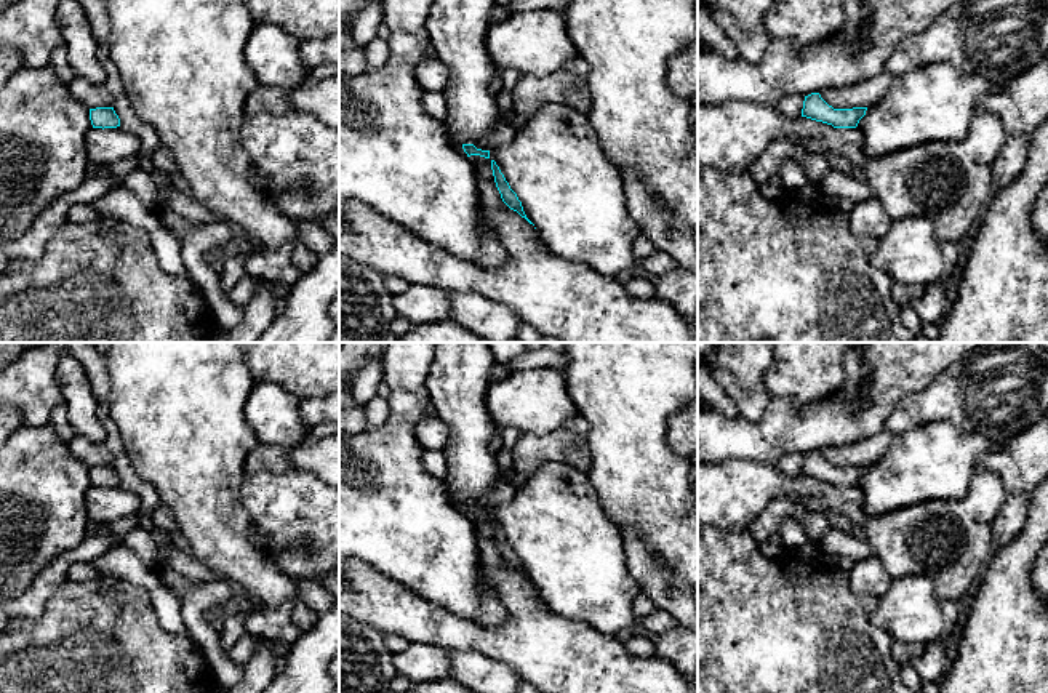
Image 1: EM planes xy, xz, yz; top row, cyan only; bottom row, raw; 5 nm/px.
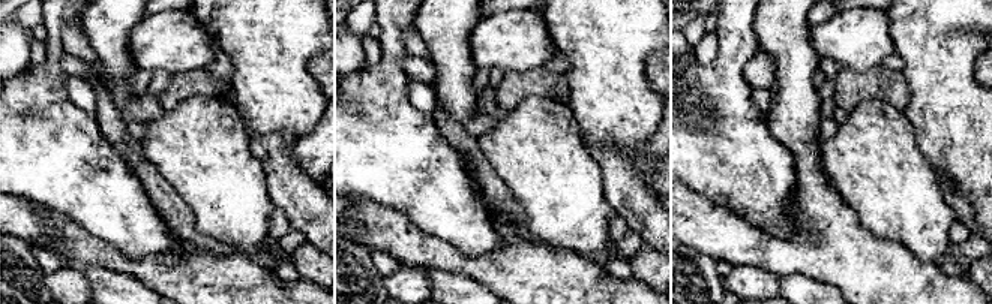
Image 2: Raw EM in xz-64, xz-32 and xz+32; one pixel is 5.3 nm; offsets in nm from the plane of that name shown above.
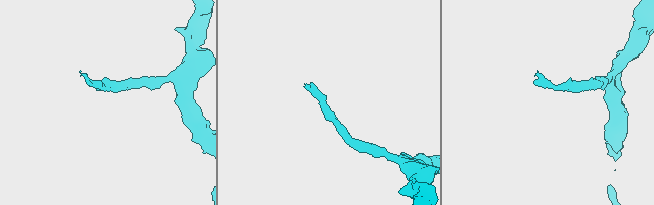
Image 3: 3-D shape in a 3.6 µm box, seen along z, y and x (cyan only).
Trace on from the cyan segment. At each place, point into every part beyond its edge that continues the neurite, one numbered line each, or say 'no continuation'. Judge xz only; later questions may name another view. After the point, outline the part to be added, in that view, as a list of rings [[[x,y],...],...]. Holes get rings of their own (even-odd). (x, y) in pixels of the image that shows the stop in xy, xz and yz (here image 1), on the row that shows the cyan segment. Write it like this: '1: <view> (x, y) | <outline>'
no continuation

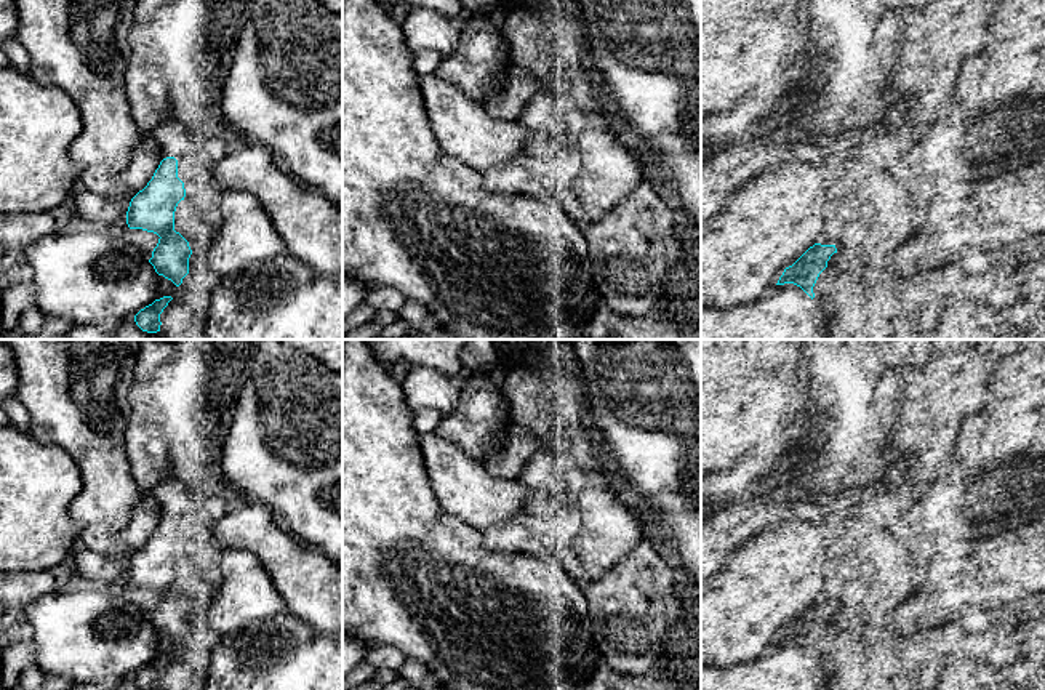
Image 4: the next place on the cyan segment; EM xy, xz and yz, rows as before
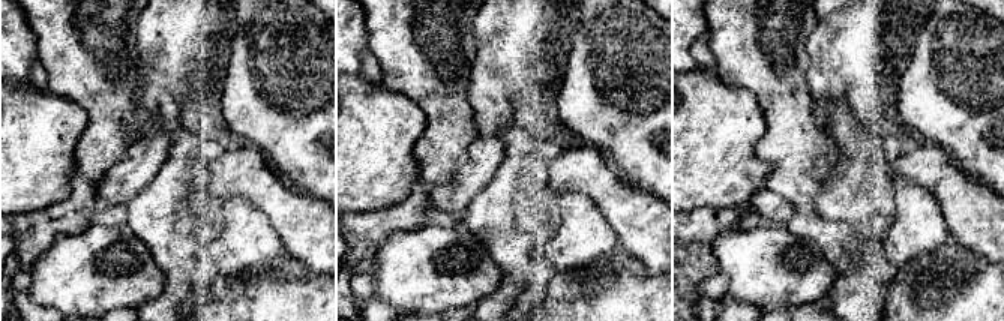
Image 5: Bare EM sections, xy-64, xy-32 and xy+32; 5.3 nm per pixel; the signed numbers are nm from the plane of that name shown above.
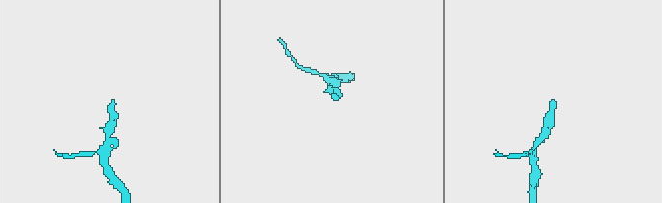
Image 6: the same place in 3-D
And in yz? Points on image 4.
no continuation

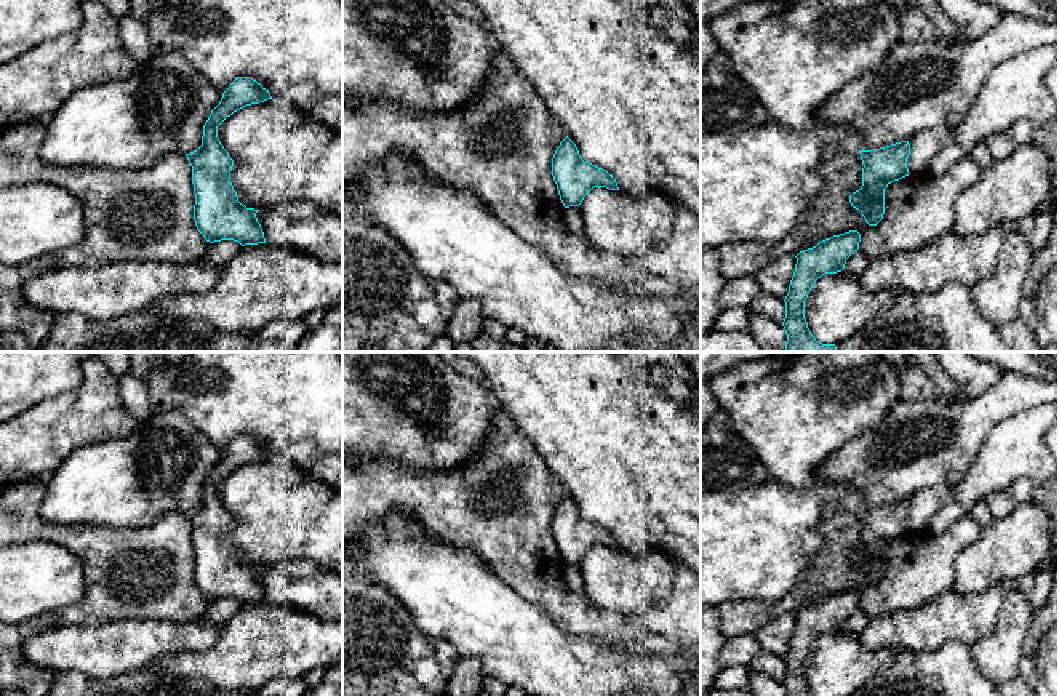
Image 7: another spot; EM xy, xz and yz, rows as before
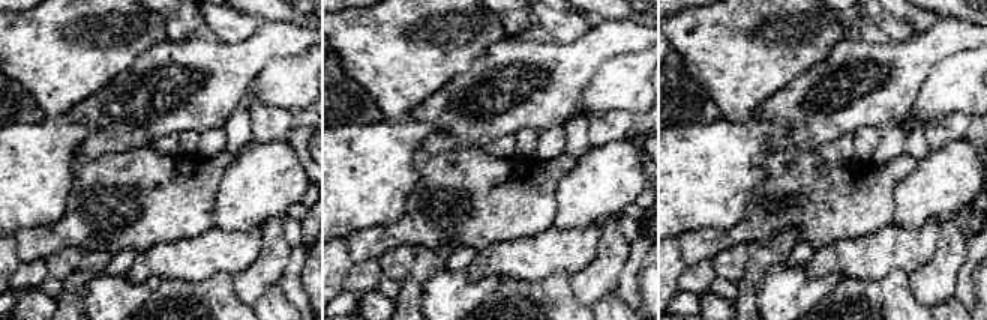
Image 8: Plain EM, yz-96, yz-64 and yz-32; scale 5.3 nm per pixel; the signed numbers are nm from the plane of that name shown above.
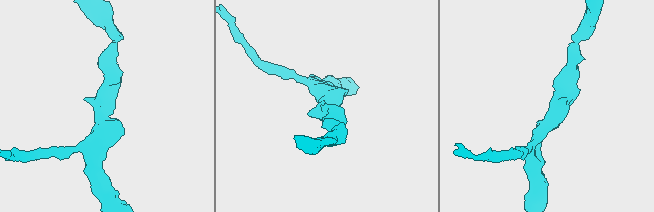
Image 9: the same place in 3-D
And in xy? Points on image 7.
no continuation

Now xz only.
no continuation

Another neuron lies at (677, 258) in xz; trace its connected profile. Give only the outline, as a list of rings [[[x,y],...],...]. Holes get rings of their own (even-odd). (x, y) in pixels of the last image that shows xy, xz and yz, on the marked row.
[[[677,211],[670,234],[653,254],[651,274],[683,288],[701,283],[701,222],[691,211]]]

